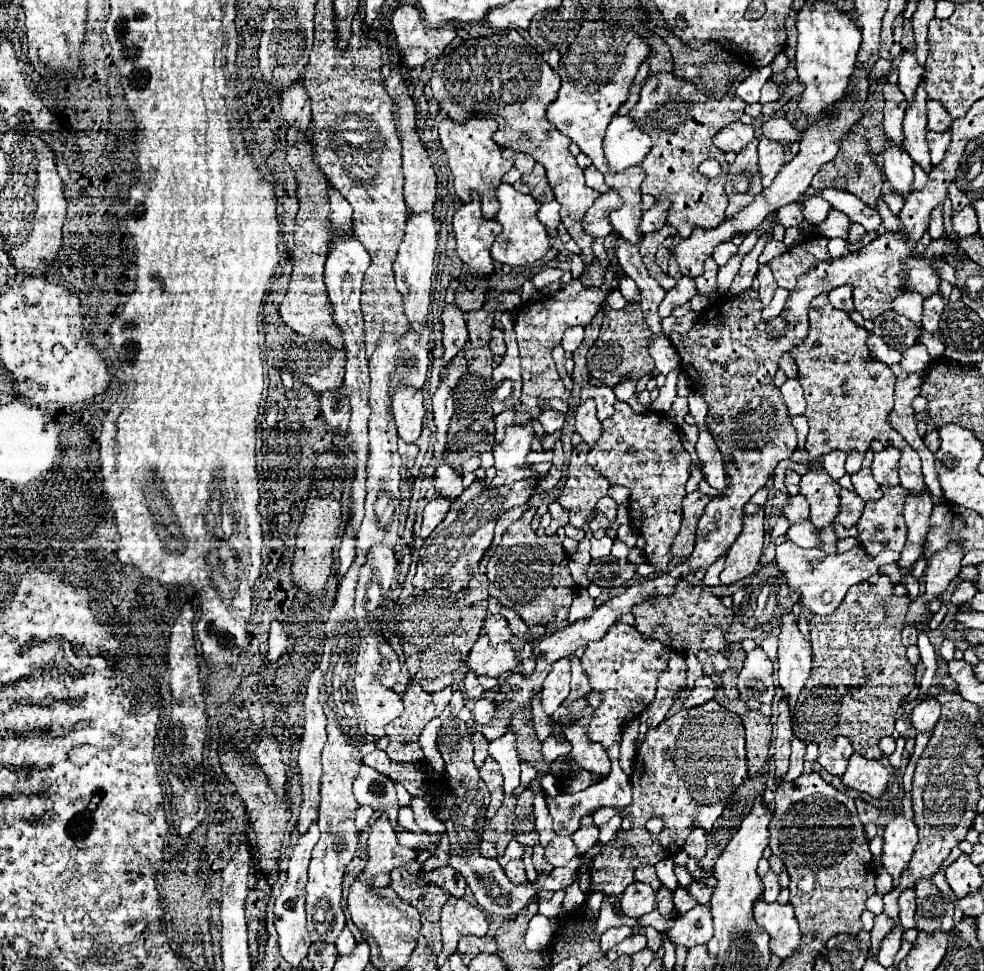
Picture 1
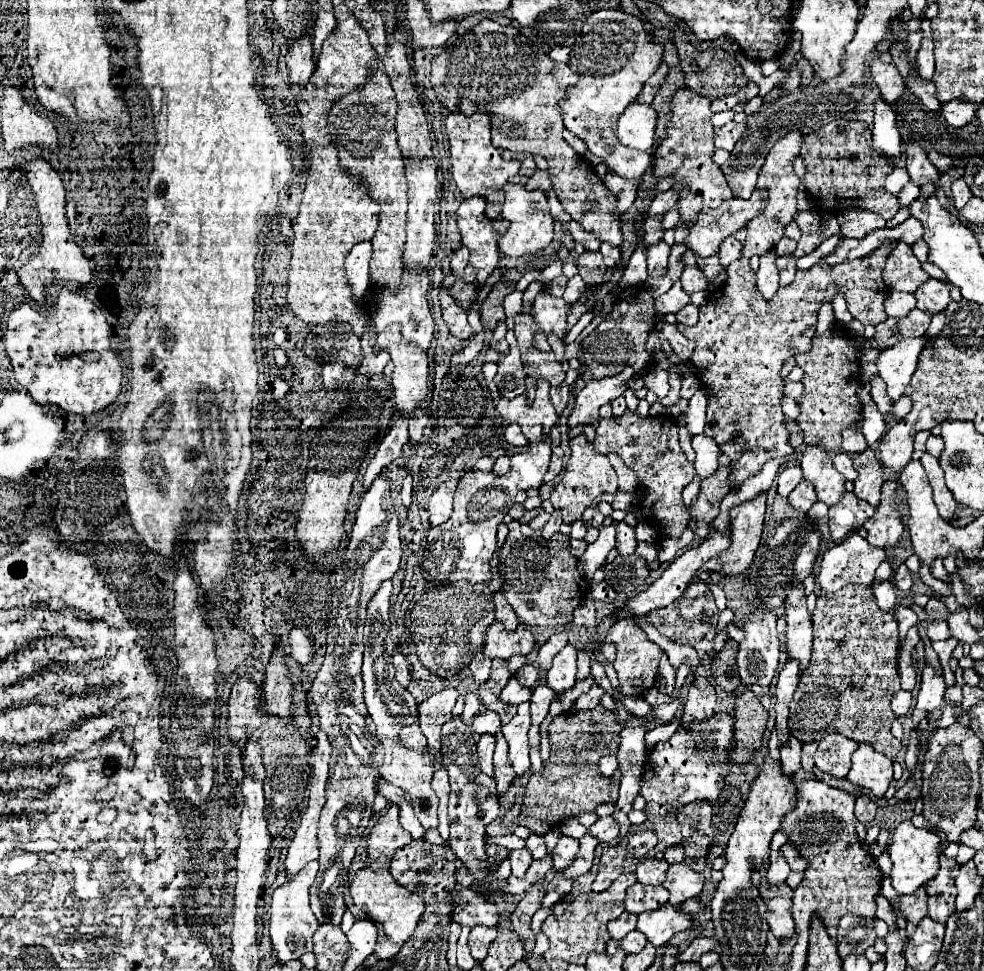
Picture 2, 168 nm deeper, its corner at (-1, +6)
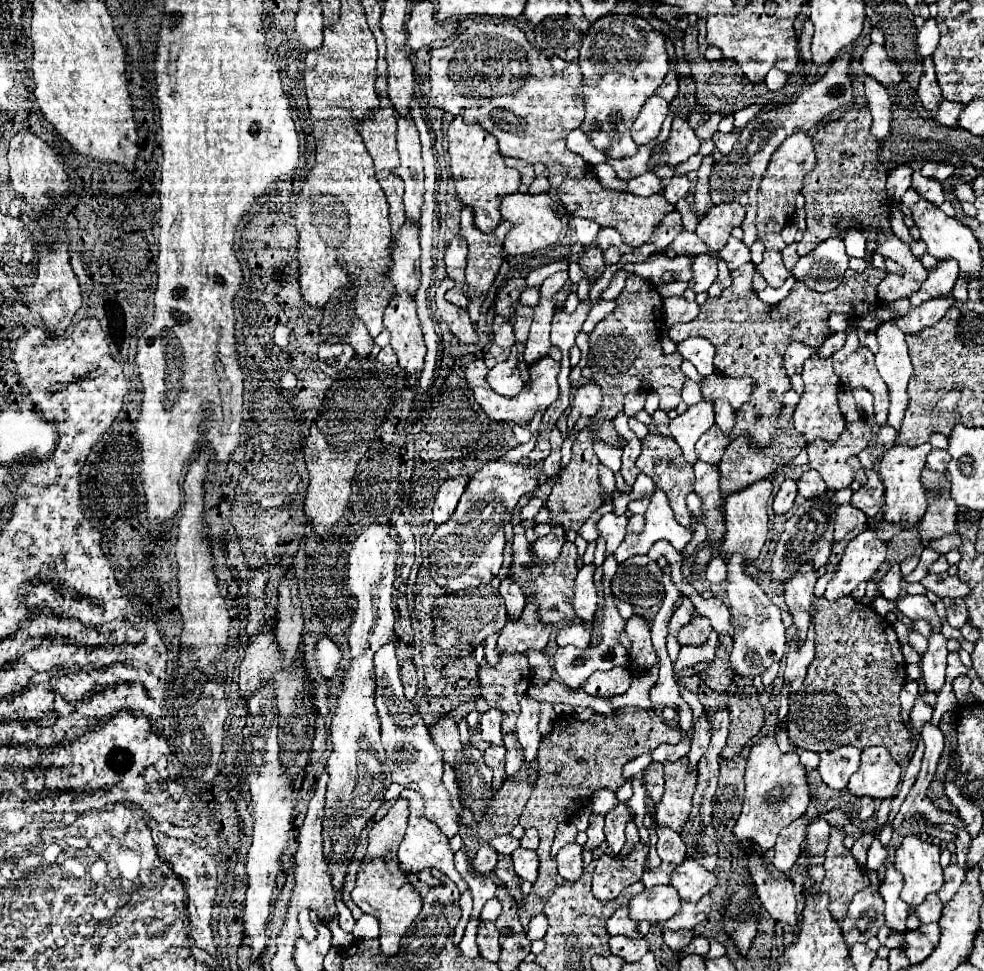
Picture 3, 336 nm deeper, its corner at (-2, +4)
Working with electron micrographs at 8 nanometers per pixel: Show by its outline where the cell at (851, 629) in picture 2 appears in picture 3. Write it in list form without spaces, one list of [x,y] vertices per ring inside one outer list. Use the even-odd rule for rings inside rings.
[[[851,595],[829,601],[817,597],[813,605],[815,659],[791,701],[787,733],[795,747],[815,753],[841,745],[859,749],[883,745],[893,761],[901,763],[911,751],[909,731],[899,717],[899,691],[905,683],[905,661],[893,625],[871,605]]]

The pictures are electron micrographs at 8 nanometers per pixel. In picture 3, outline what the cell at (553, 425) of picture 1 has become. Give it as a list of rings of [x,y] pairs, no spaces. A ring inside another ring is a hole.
[[[481,351],[481,359],[473,359],[473,361],[469,361],[469,363],[465,365],[465,377],[463,377],[463,375],[445,375],[445,381],[441,381],[439,375],[433,375],[435,381],[431,383],[431,387],[433,387],[435,391],[455,391],[457,387],[467,387],[467,385],[469,385],[469,389],[471,389],[473,395],[475,395],[475,401],[483,407],[483,411],[487,413],[487,417],[497,419],[497,421],[515,421],[517,425],[529,425],[529,421],[535,417],[535,413],[537,413],[539,409],[547,409],[547,407],[557,399],[557,395],[559,395],[559,387],[557,387],[559,363],[553,361],[551,357],[543,357],[541,361],[537,361],[537,363],[531,365],[531,383],[525,385],[523,393],[519,393],[517,397],[511,397],[511,399],[505,399],[505,397],[497,395],[497,393],[489,387],[489,383],[487,383],[487,379],[485,379],[487,373],[488,369],[485,367],[485,363],[483,363],[483,351]]]

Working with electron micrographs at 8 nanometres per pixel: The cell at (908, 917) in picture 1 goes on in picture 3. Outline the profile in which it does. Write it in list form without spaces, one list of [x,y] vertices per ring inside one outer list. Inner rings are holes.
[[[929,893],[925,897],[925,901],[919,907],[915,907],[915,915],[919,917],[921,923],[935,923],[941,919],[941,909],[943,909],[943,905],[941,905],[937,893]]]

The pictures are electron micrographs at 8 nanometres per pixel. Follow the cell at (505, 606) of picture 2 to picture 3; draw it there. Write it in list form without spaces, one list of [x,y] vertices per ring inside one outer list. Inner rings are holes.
[[[503,579],[499,585],[499,593],[505,599],[505,607],[507,607],[507,615],[517,619],[525,607],[525,595],[519,589],[517,583],[513,583],[511,579]]]

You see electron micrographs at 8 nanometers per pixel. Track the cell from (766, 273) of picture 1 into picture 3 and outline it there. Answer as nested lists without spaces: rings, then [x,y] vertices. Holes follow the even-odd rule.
[[[765,249],[763,253],[763,261],[757,265],[757,269],[763,273],[767,285],[771,287],[781,287],[785,283],[785,279],[791,275],[791,271],[785,269],[781,253],[775,249]]]

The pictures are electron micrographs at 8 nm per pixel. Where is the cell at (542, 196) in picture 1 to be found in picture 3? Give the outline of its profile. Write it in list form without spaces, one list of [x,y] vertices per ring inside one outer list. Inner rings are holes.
[[[537,163],[533,167],[535,167],[535,181],[531,183],[529,193],[547,193],[549,187],[551,187],[549,181],[547,181],[547,167],[541,165],[541,163]]]

